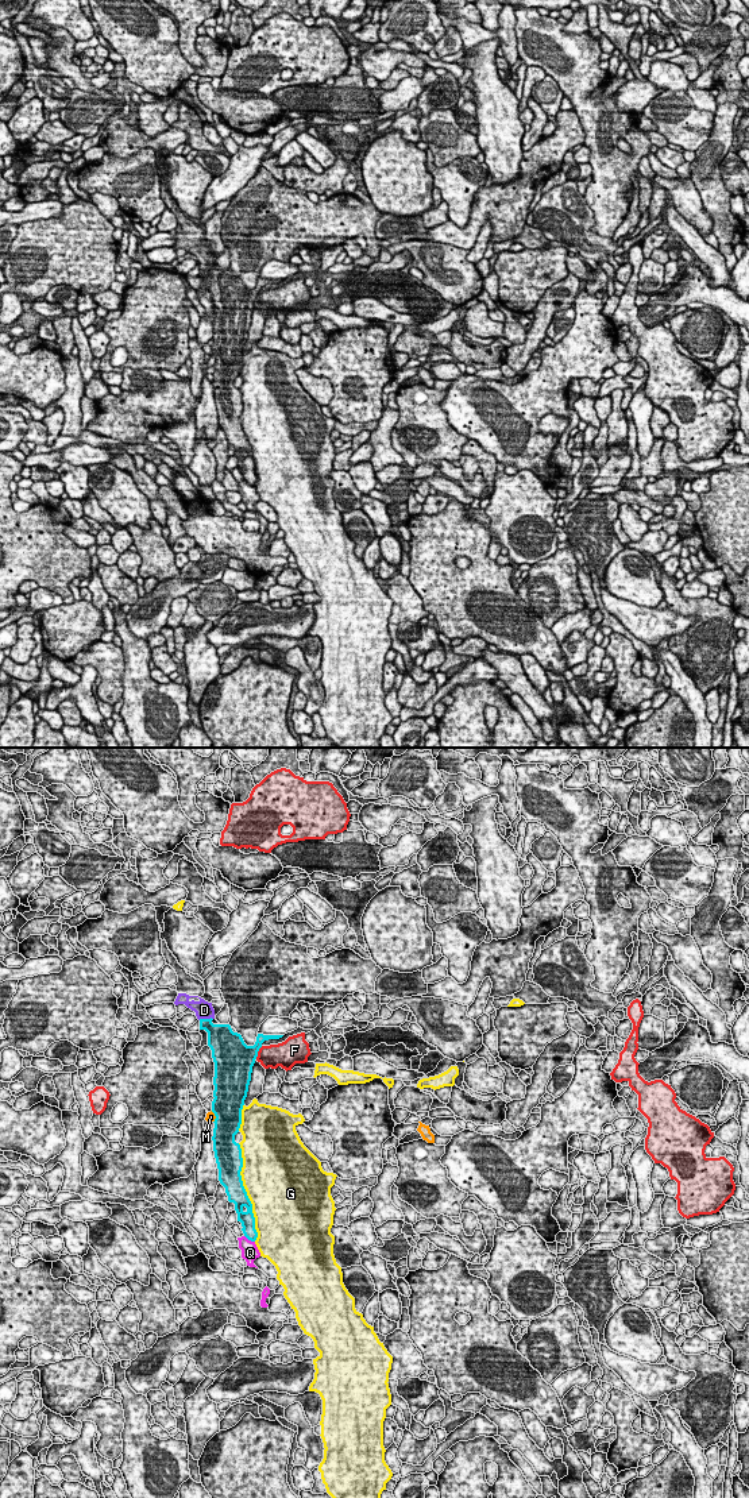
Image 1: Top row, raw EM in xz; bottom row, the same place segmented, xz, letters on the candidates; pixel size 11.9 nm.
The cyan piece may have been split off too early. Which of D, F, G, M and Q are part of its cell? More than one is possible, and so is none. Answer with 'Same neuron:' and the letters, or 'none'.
Same neuron: D

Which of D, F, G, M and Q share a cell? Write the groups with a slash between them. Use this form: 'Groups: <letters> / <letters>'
Groups: D / F / G / M / Q

